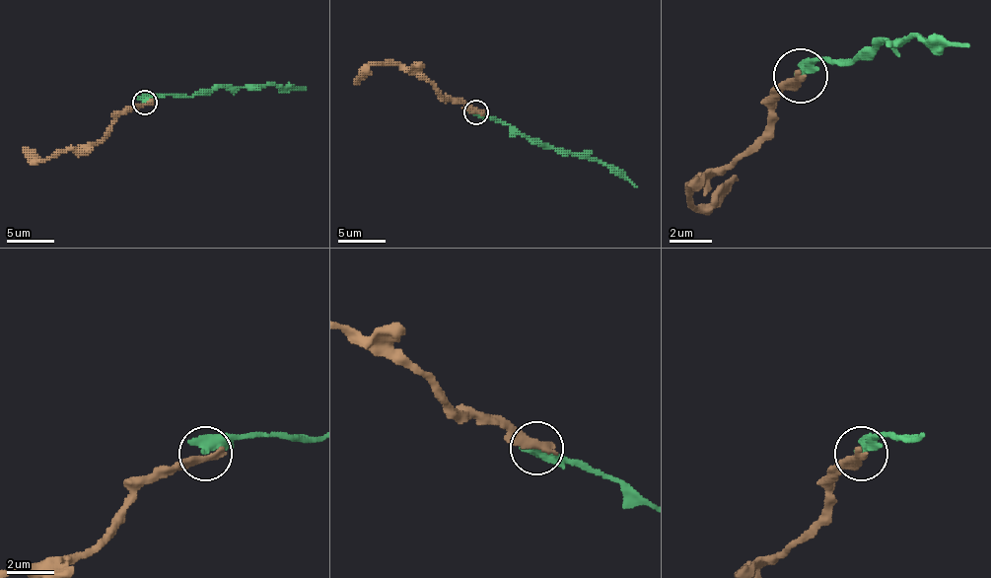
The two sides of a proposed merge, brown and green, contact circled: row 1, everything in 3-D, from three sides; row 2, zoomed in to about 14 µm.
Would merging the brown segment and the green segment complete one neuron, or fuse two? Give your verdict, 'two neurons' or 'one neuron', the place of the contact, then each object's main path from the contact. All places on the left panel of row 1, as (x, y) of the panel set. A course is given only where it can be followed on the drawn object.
two neurons; at (144, 103); brown runs (145, 104), (123, 111), (97, 142), (37, 159), (23, 147); green runs (145, 102), (169, 95), (193, 97), (212, 87), (265, 85), (306, 90)

